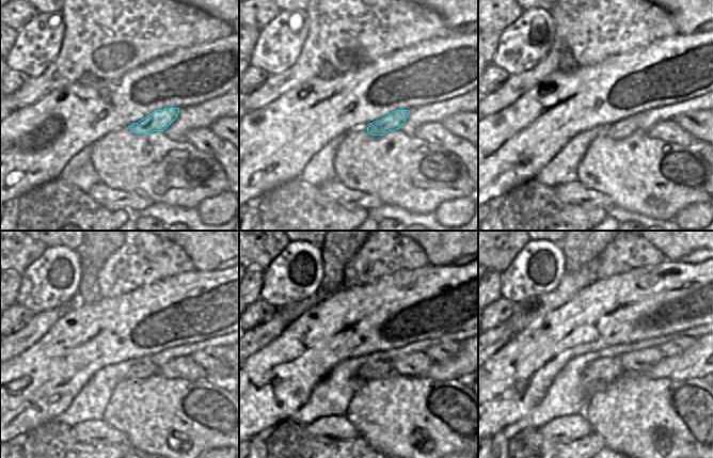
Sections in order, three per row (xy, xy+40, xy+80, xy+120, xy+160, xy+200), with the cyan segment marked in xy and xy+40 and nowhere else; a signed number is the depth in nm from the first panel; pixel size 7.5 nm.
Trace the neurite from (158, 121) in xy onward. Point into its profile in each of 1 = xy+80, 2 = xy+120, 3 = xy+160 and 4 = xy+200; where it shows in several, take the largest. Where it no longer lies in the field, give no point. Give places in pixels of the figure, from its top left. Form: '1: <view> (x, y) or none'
1: xy+80 (624, 127)
2: xy+120 (143, 370)
3: xy+160 (370, 370)
4: xy+200 (602, 370)

